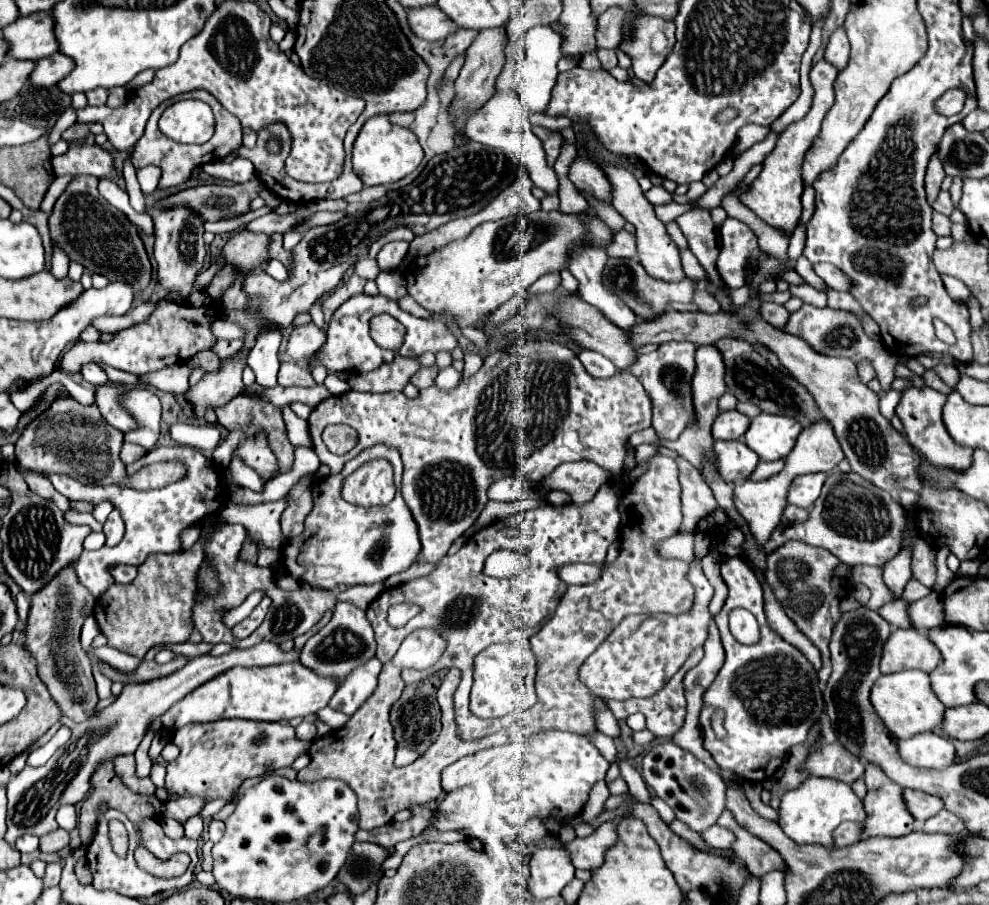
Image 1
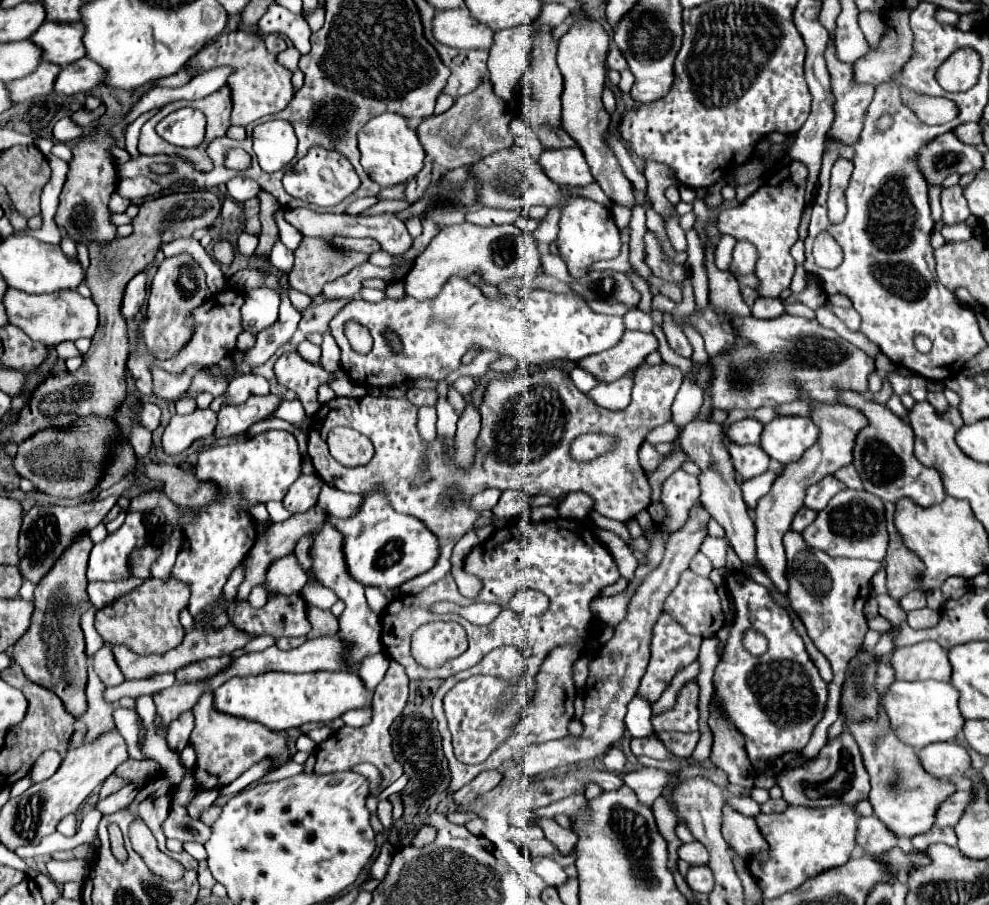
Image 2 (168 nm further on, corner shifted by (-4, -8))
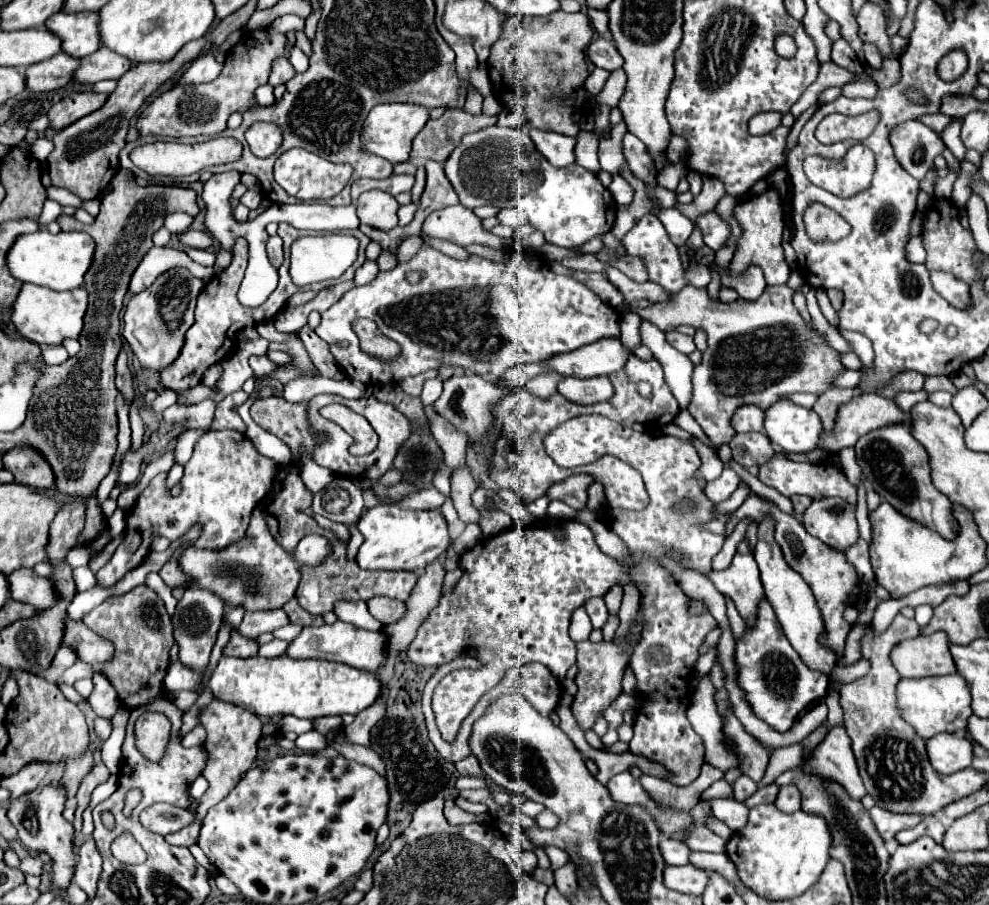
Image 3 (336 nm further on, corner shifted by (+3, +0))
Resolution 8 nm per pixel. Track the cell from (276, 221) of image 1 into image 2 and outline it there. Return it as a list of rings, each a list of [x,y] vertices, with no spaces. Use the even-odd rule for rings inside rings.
[[[288,209],[286,221],[296,225],[296,229],[308,237],[334,237],[334,235],[372,237],[392,257],[398,257],[400,253],[408,251],[408,247],[412,245],[412,237],[410,237],[406,225],[400,219],[396,219],[396,213],[380,213],[380,215],[346,215],[344,213],[344,215],[336,215],[336,213],[314,213],[310,209]]]

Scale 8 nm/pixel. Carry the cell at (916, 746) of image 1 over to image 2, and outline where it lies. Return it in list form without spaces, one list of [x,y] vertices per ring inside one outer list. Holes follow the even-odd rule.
[[[932,743],[928,747],[922,747],[918,751],[920,761],[924,763],[924,769],[930,775],[936,775],[938,779],[964,779],[966,771],[970,769],[970,755],[968,751],[954,743]]]

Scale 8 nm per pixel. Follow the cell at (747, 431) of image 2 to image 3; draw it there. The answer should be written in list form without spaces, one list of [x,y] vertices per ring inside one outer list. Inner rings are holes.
[[[745,405],[739,407],[733,415],[733,429],[735,433],[749,433],[749,431],[763,431],[763,409]]]

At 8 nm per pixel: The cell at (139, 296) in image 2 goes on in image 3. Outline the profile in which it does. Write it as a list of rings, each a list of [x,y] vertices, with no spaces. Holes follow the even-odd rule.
[[[153,247],[143,261],[139,263],[139,267],[135,269],[135,273],[131,275],[131,283],[129,283],[129,293],[141,293],[145,291],[163,271],[171,269],[171,267],[187,267],[196,278],[204,279],[214,276],[212,267],[203,267],[193,263],[183,251],[173,249],[173,247]]]

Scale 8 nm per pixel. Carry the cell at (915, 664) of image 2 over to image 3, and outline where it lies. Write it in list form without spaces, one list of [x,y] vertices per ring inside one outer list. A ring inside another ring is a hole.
[[[943,631],[901,641],[891,651],[891,661],[901,677],[927,677],[955,673],[949,641]]]

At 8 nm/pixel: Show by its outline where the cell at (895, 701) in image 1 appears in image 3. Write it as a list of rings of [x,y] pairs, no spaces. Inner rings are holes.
[[[957,673],[945,677],[901,679],[897,685],[897,711],[923,739],[929,739],[937,733],[963,731],[967,727],[967,717],[973,713],[969,687]]]

